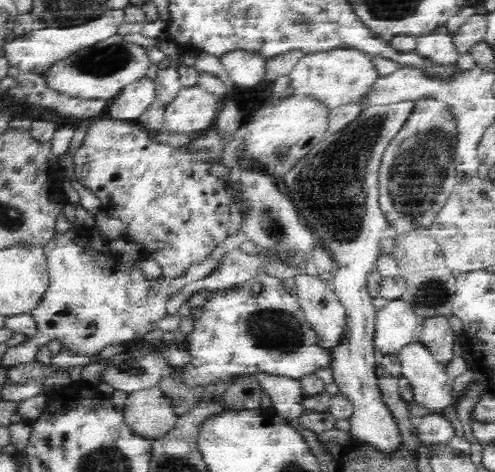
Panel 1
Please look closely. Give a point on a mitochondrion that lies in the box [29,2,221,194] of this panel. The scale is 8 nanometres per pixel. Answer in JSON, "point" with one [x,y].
{"point":[106,60]}

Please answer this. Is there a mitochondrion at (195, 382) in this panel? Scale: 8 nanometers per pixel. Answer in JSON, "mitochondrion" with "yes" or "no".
{"mitochondrion":"no"}

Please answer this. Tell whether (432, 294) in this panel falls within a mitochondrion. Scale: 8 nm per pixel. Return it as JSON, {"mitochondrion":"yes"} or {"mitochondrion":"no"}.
{"mitochondrion":"yes"}

